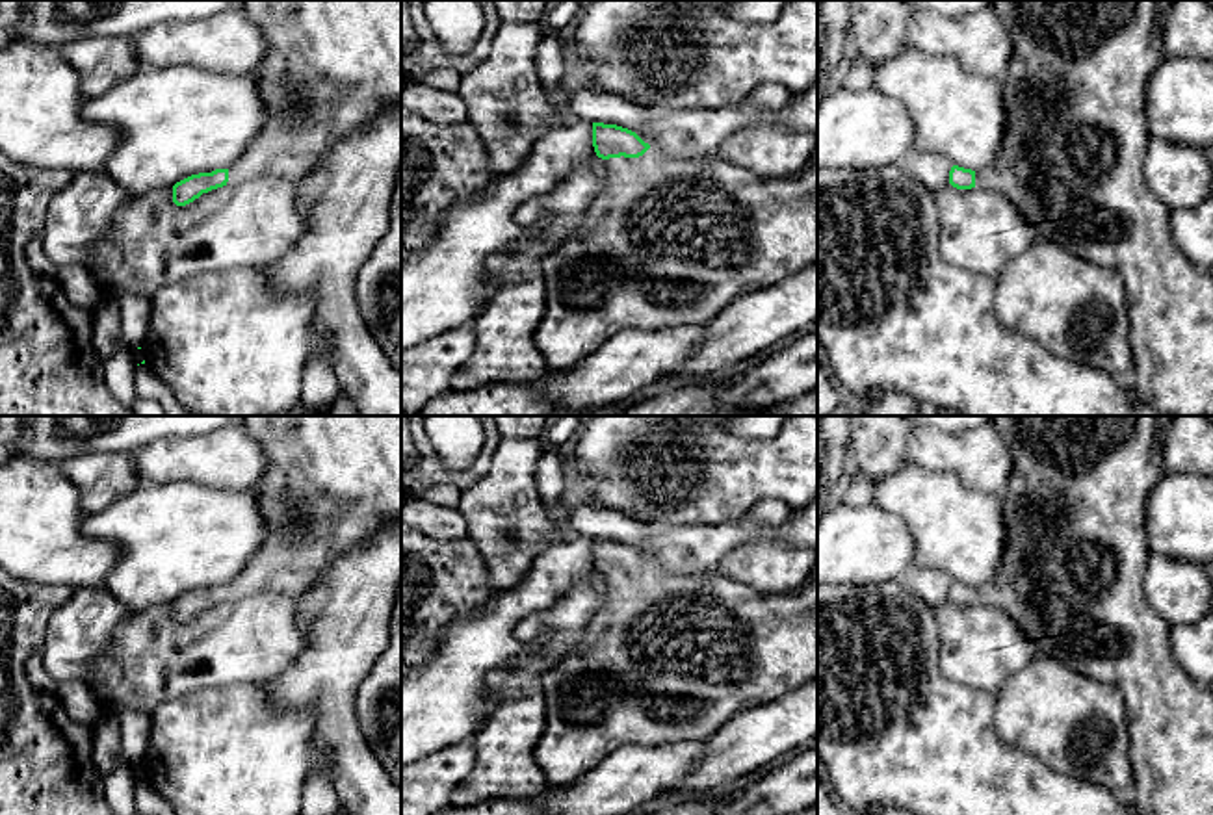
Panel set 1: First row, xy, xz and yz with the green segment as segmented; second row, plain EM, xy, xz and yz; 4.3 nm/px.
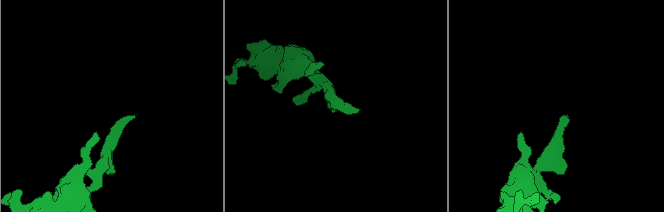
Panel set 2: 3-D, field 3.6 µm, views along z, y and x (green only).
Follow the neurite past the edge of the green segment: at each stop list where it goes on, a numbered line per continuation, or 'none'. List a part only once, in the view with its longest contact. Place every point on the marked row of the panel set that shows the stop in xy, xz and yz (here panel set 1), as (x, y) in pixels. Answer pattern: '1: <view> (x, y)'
1: xz (669, 242)

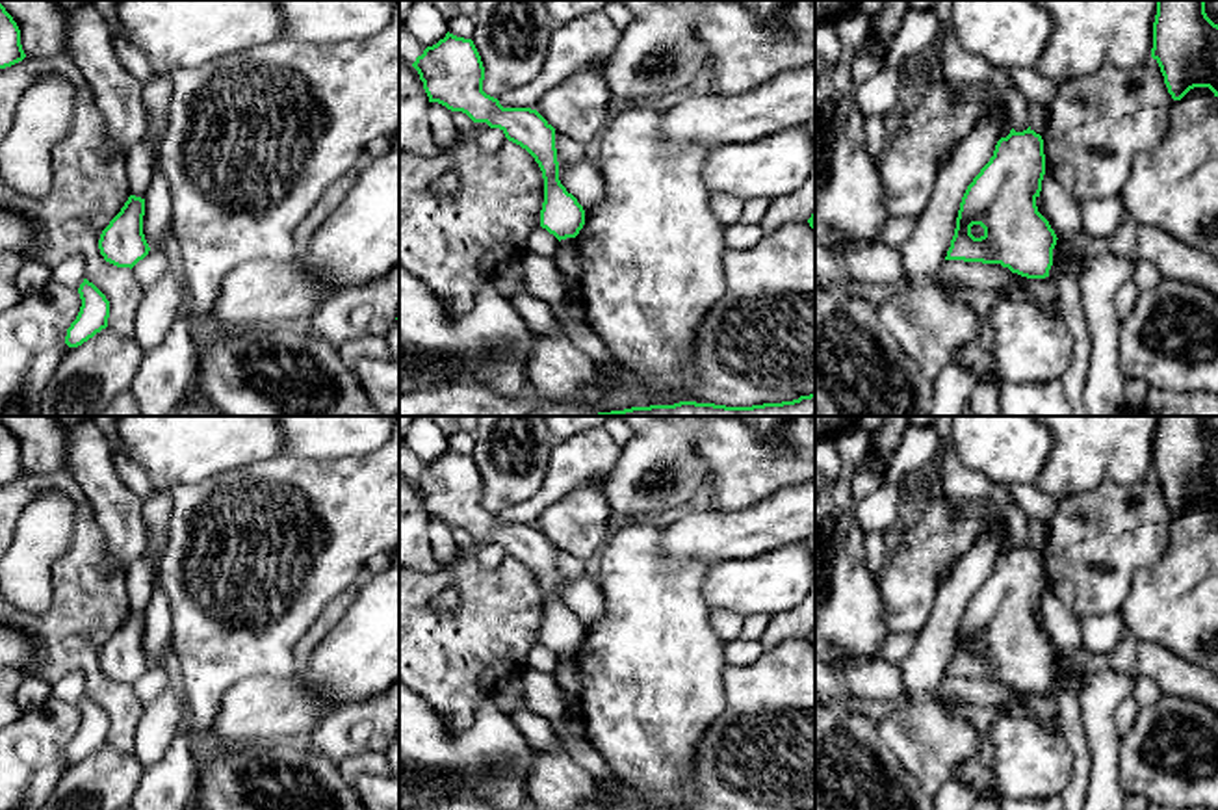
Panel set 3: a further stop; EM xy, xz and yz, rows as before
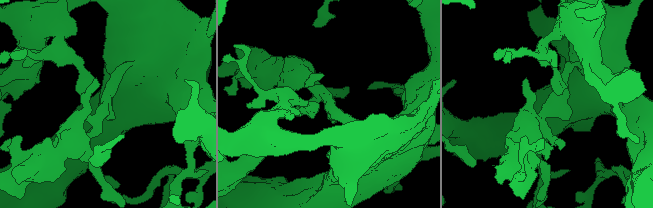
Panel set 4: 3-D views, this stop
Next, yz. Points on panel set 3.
none

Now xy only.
none

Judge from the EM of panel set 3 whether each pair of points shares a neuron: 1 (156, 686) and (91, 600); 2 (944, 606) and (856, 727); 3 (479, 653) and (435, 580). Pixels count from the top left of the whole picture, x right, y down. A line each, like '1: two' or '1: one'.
1: two
2: two
3: one

